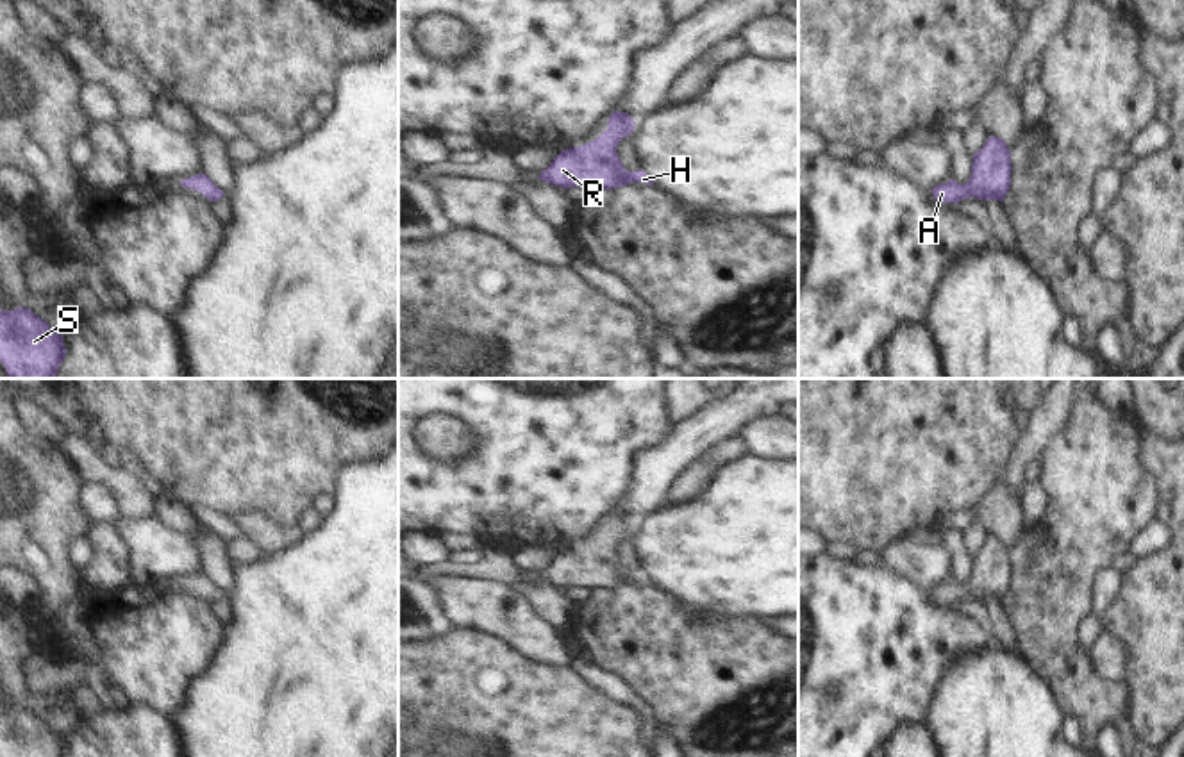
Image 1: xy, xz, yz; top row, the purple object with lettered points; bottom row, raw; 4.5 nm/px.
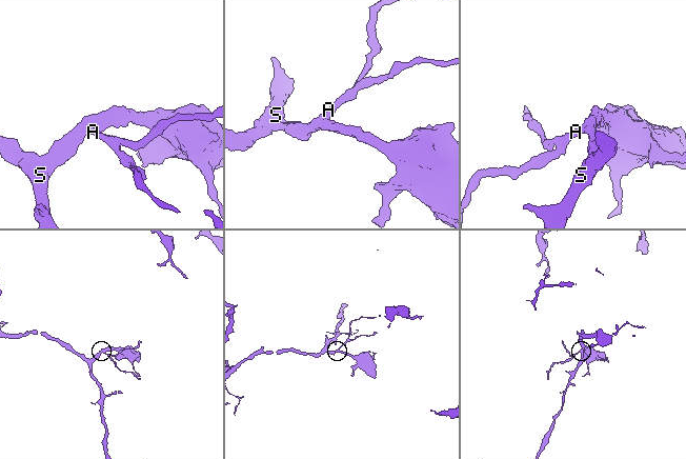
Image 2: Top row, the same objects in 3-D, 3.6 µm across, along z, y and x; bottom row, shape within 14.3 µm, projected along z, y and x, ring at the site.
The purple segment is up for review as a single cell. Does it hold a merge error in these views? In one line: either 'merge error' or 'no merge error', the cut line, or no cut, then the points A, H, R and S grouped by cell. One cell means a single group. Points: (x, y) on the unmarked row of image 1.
no merge error; no cut; A H R S

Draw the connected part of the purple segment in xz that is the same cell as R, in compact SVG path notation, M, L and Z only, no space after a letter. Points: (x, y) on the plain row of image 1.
M613 512L607 528L591 543L563 550L538 578L561 587L588 587L604 591L641 582L652 586L654 580L643 571L623 568L616 546L634 532L636 521L627 512Z

